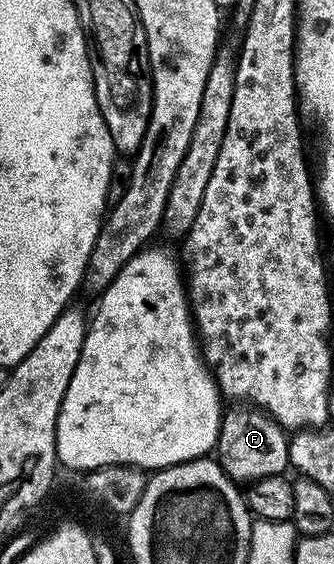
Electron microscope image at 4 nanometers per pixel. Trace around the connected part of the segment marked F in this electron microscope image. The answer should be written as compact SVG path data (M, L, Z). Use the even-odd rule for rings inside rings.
M232 404L223 411L220 435L214 451L215 461L237 484L251 484L266 476L284 474L289 469L289 435L267 412L251 404Z

